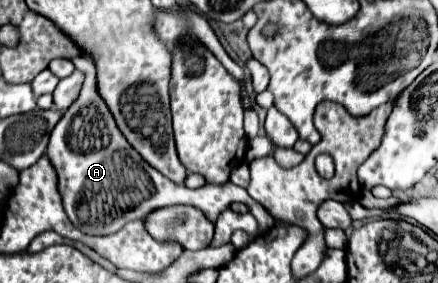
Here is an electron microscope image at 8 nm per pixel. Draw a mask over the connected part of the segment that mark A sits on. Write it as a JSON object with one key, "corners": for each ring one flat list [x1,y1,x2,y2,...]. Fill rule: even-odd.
{"corners":[[74,58,72,62,86,74,86,80,78,100,64,112,52,130,46,154,58,172,58,190,62,194,64,210,78,230,84,234,114,234,130,220,138,220,154,210,178,204,202,210,204,216,215,223,222,210,226,210,234,200,242,198,242,192,246,190,238,190,238,186,232,182,226,186,200,186,190,190,174,184,144,162,120,134,112,112,98,94,94,60]]}

